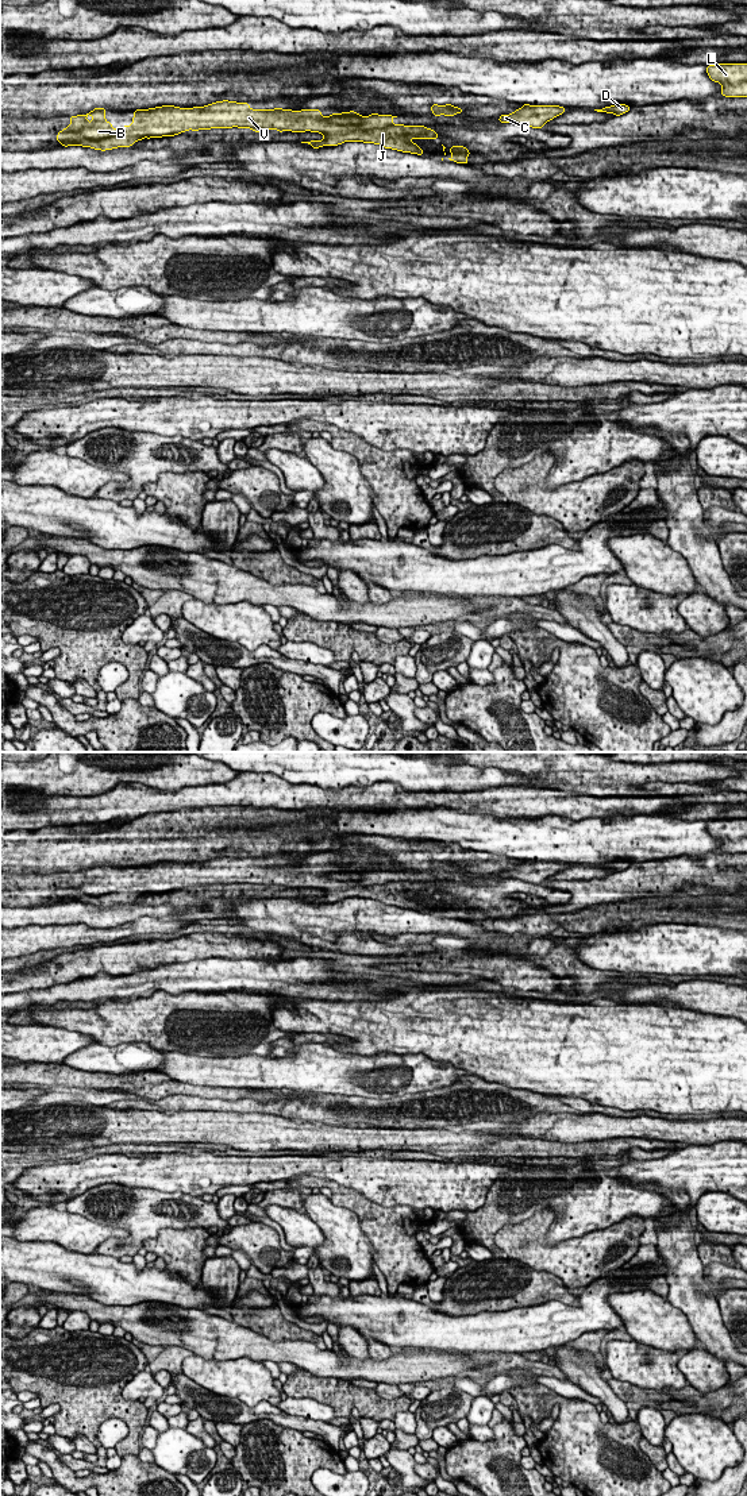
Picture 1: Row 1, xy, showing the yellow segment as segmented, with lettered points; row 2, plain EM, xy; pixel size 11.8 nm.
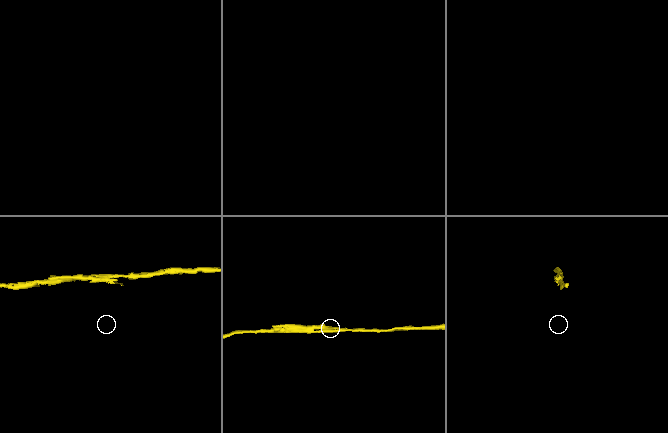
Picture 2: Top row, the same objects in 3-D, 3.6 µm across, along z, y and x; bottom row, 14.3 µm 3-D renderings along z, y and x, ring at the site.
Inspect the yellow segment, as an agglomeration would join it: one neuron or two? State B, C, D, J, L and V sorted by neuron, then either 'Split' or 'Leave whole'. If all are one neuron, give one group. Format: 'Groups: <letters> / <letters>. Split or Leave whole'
Groups: B J V / C D L. Split

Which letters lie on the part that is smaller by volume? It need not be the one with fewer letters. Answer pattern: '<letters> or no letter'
B, J, V

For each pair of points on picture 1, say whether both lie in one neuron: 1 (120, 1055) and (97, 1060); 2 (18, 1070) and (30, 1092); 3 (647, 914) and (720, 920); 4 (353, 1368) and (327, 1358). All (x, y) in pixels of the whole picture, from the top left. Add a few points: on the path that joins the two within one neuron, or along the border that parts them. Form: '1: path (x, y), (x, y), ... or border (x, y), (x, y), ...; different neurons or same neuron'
1: path (115, 1059), (103, 1059); same neuron
2: border (30, 1084), (54, 1088); different neurons
3: path (665, 914), (690, 914), (703, 918); same neuron
4: path (346, 1368), (337, 1368), (334, 1365); same neuron

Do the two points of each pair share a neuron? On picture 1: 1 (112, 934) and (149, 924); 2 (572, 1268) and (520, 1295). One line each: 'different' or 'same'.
1: same
2: different

